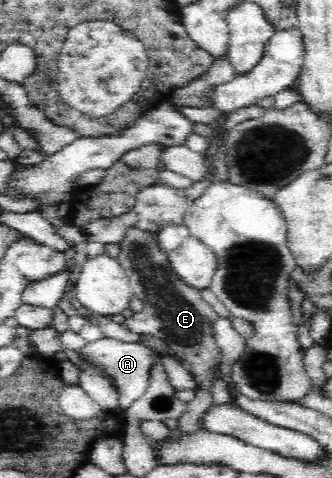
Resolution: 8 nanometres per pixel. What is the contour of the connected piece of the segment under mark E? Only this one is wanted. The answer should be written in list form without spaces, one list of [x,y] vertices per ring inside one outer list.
[[[133,228],[119,243],[120,266],[128,274],[133,294],[144,302],[142,311],[135,312],[125,324],[133,333],[163,341],[190,370],[197,383],[196,395],[188,403],[186,413],[178,419],[177,432],[193,432],[203,428],[202,414],[214,404],[212,387],[218,381],[219,365],[223,359],[222,350],[215,339],[219,313],[202,297],[200,291],[179,280],[170,268],[168,255],[158,250],[153,238],[154,233]]]

